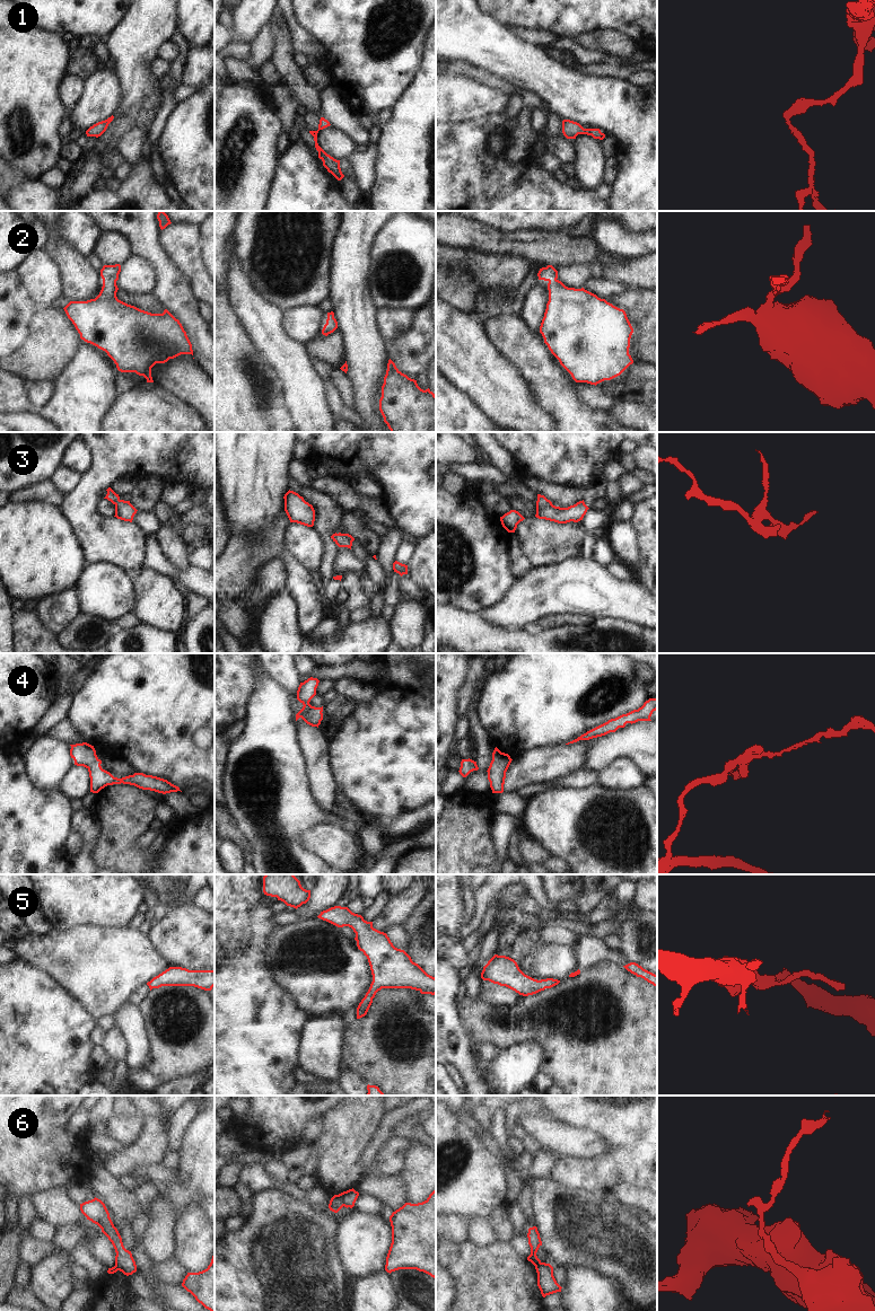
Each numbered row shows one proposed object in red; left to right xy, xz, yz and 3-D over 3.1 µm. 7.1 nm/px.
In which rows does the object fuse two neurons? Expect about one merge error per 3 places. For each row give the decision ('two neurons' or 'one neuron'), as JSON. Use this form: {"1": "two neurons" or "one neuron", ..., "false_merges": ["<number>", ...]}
{"1": "one neuron", "2": "one neuron", "3": "one neuron", "4": "one neuron", "5": "one neuron", "6": "two neurons", "false_merges": ["6"]}

